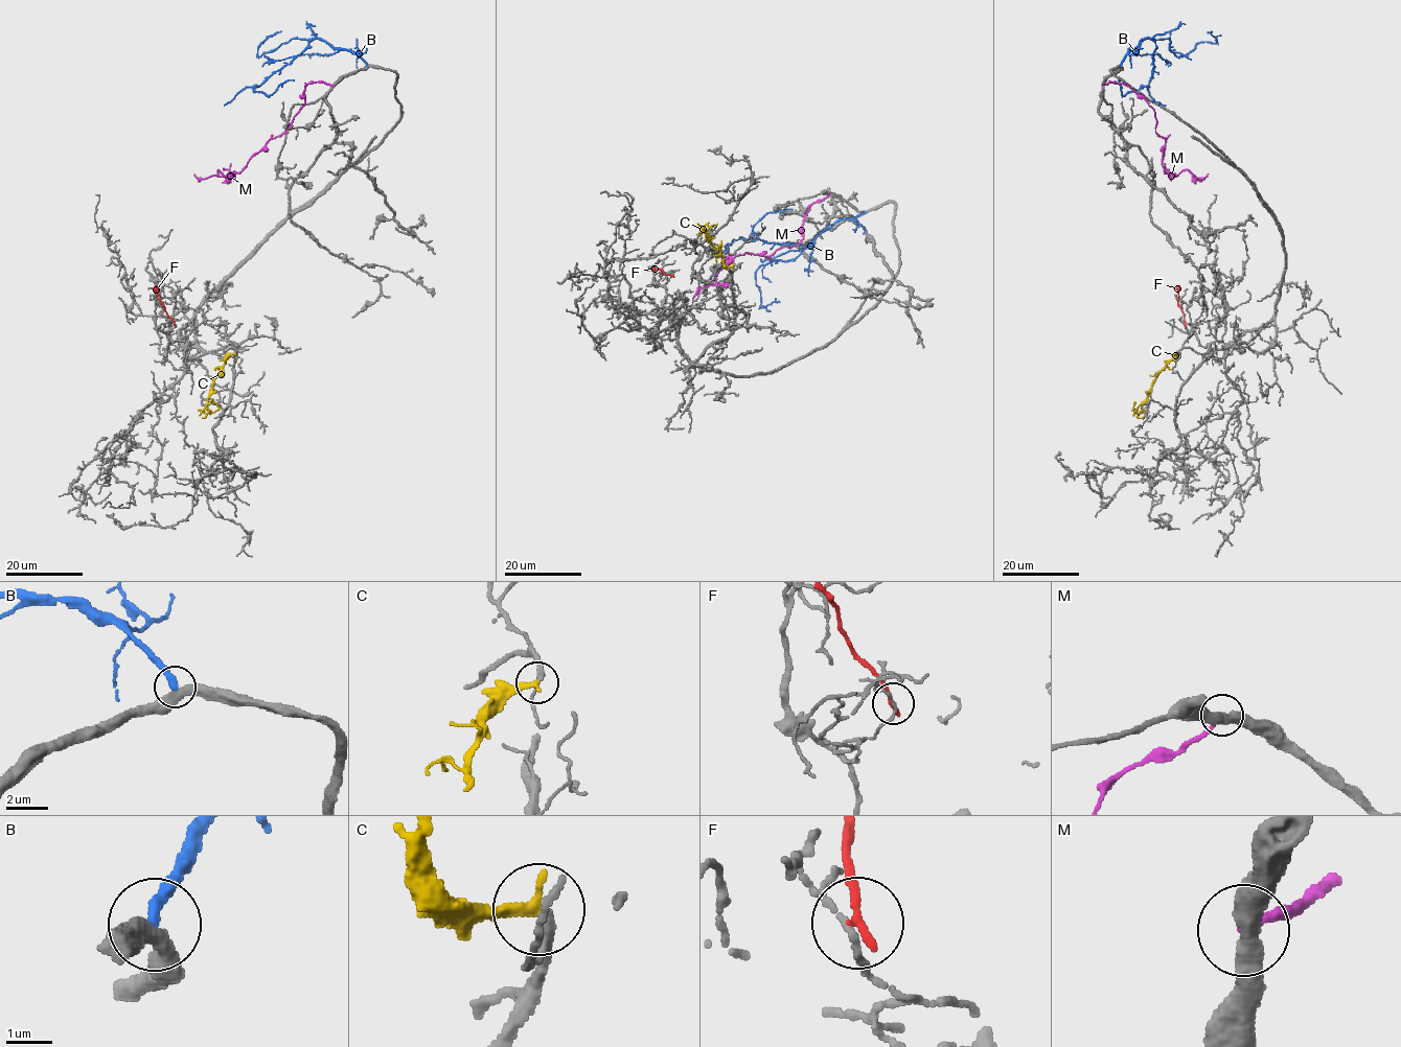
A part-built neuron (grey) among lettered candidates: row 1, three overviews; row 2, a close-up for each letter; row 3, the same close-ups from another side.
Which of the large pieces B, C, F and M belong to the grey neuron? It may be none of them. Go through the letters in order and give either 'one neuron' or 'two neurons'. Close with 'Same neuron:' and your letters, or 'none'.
B: two neurons
C: one neuron
F: two neurons
M: two neurons
Same neuron: C

